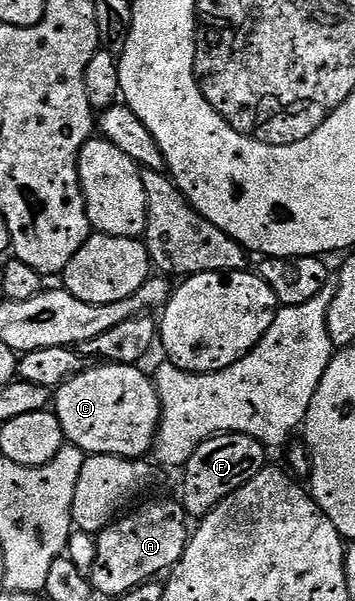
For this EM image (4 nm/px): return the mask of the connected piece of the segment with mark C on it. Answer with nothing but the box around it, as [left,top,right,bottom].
[55,362,161,460]

